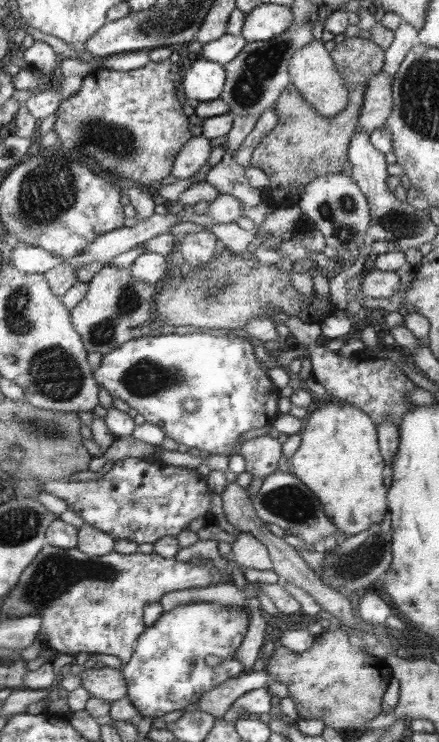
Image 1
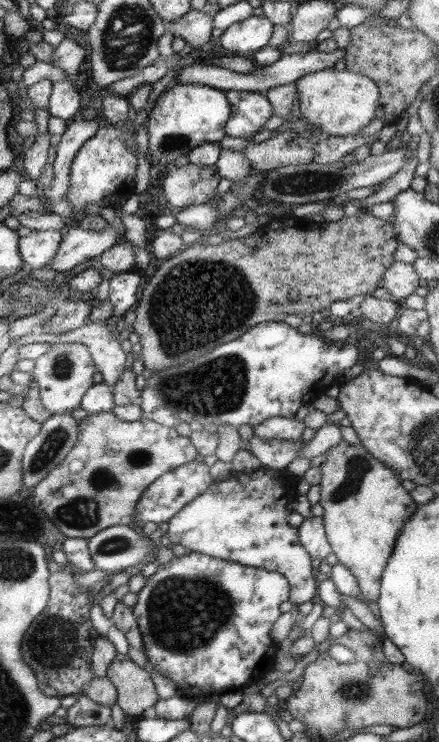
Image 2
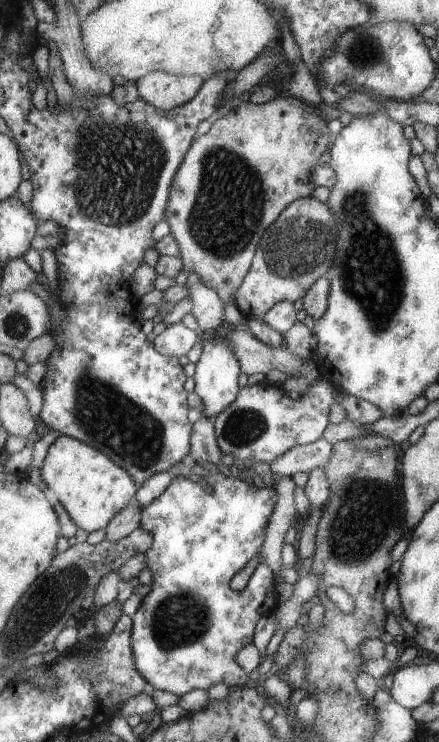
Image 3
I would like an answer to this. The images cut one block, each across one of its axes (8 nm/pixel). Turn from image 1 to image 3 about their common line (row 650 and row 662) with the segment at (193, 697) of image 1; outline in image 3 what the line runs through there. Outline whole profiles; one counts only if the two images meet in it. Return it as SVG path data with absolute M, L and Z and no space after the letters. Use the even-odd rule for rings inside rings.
M229 472L213 473L195 483L181 475L152 504L142 509L140 527L153 534L153 545L144 555L153 576L150 592L142 599L134 617L131 631L131 648L134 650L135 667L147 681L149 688L168 690L176 696L224 682L228 687L246 687L250 676L234 661L236 653L253 642L256 622L260 617L273 614L279 605L270 567L258 562L256 570L244 590L234 592L230 580L248 562L261 556L265 539L264 530L273 513L277 494L269 488L250 488L249 480L238 480Z

